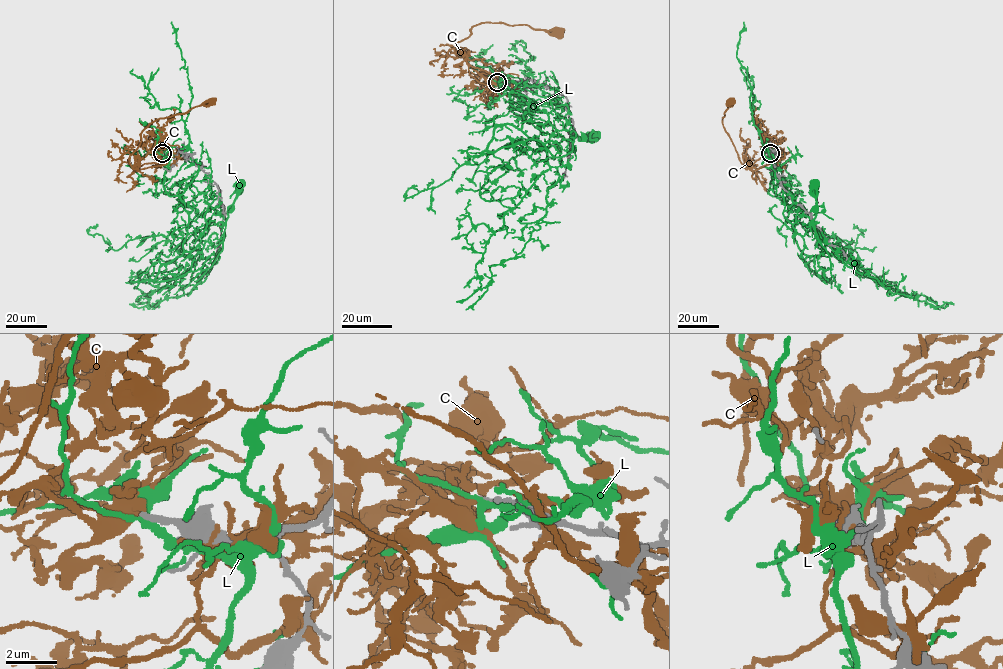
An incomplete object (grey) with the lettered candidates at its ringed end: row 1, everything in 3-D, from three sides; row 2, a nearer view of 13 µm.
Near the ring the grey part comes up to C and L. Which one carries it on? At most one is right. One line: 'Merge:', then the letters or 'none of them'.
Merge: none of them

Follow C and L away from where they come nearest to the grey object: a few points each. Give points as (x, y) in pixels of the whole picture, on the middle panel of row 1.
C: (497, 82), (483, 78), (456, 45), (471, 33), (473, 26), (504, 23), (561, 33)
L: (498, 82), (530, 100), (525, 121), (549, 122), (578, 140), (592, 136)

